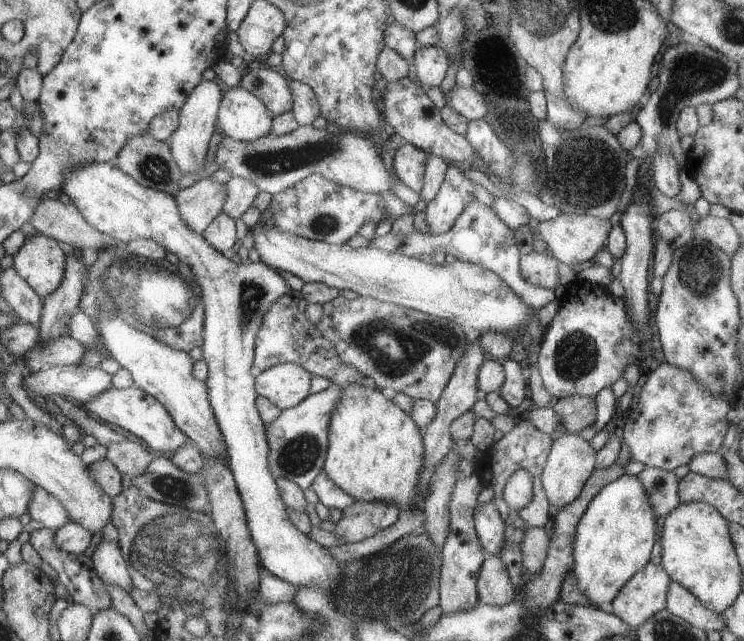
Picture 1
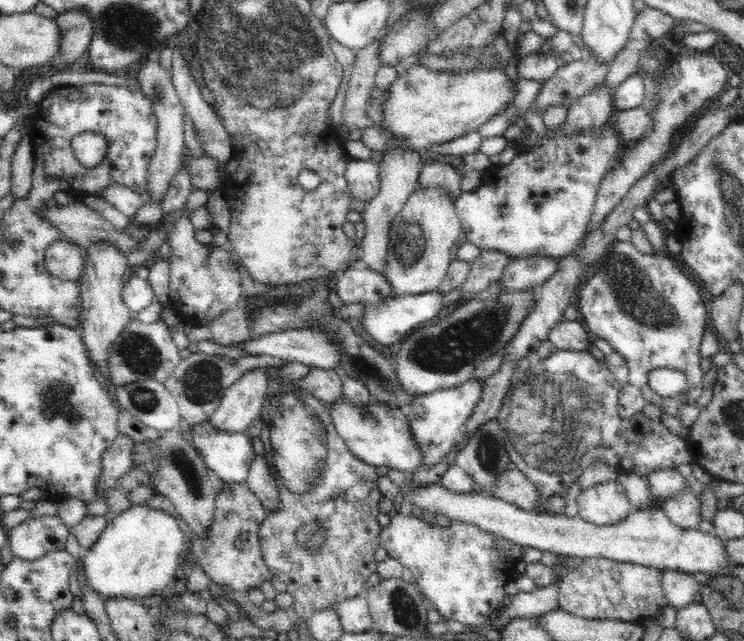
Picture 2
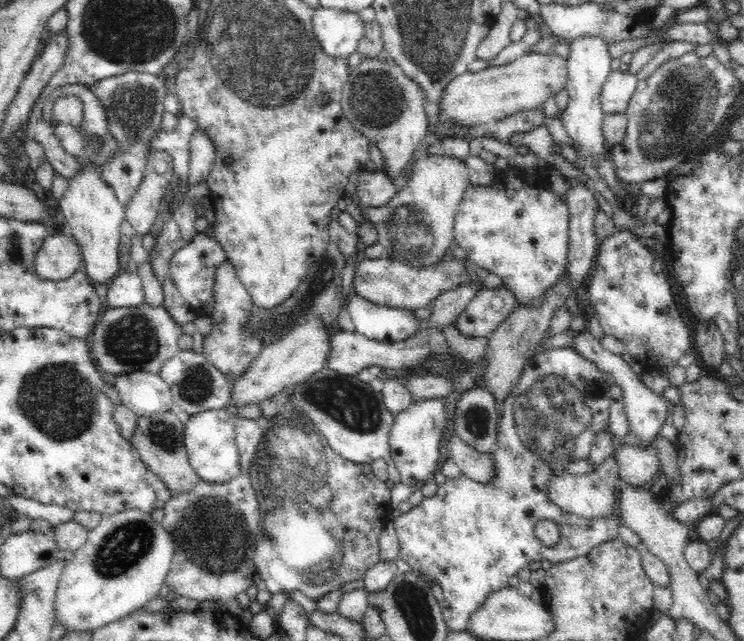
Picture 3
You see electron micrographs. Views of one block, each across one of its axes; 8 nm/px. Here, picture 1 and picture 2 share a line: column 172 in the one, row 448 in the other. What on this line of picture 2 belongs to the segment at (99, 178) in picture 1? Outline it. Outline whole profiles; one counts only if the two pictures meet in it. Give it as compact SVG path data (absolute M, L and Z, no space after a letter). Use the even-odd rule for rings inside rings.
M210 420L191 425L191 431L194 446L215 480L221 480L226 484L246 483L253 464L252 460L256 456L247 432L223 432L223 430L213 428Z

